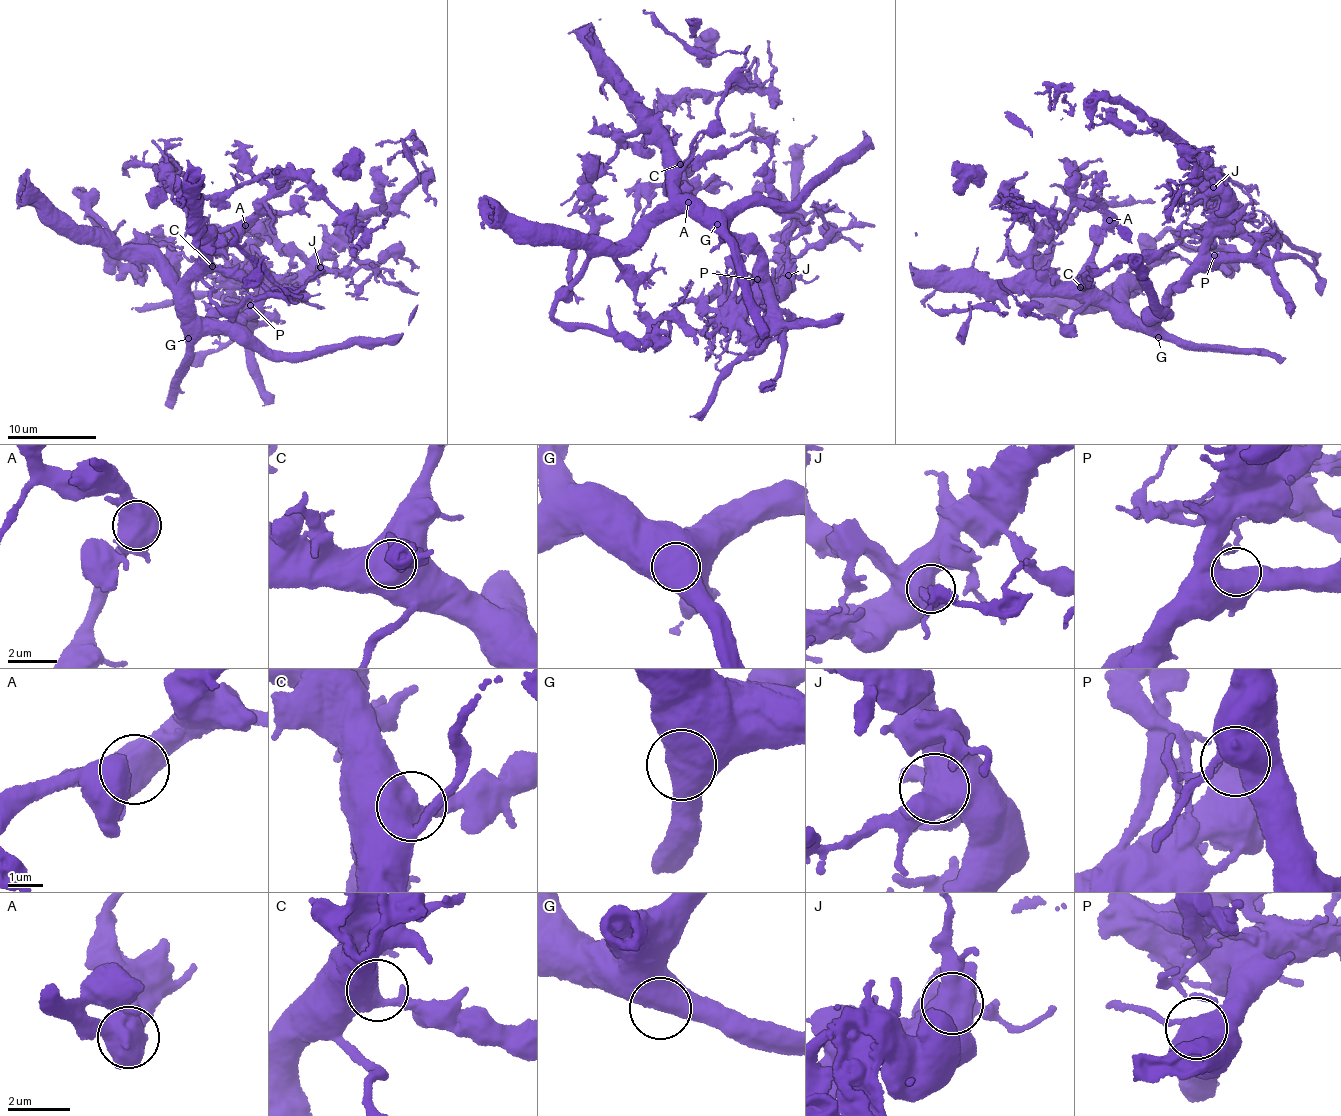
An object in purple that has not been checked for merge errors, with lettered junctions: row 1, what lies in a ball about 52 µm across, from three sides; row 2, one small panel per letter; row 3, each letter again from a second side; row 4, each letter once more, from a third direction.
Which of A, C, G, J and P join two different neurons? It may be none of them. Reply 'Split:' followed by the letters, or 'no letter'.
Split: no letter

